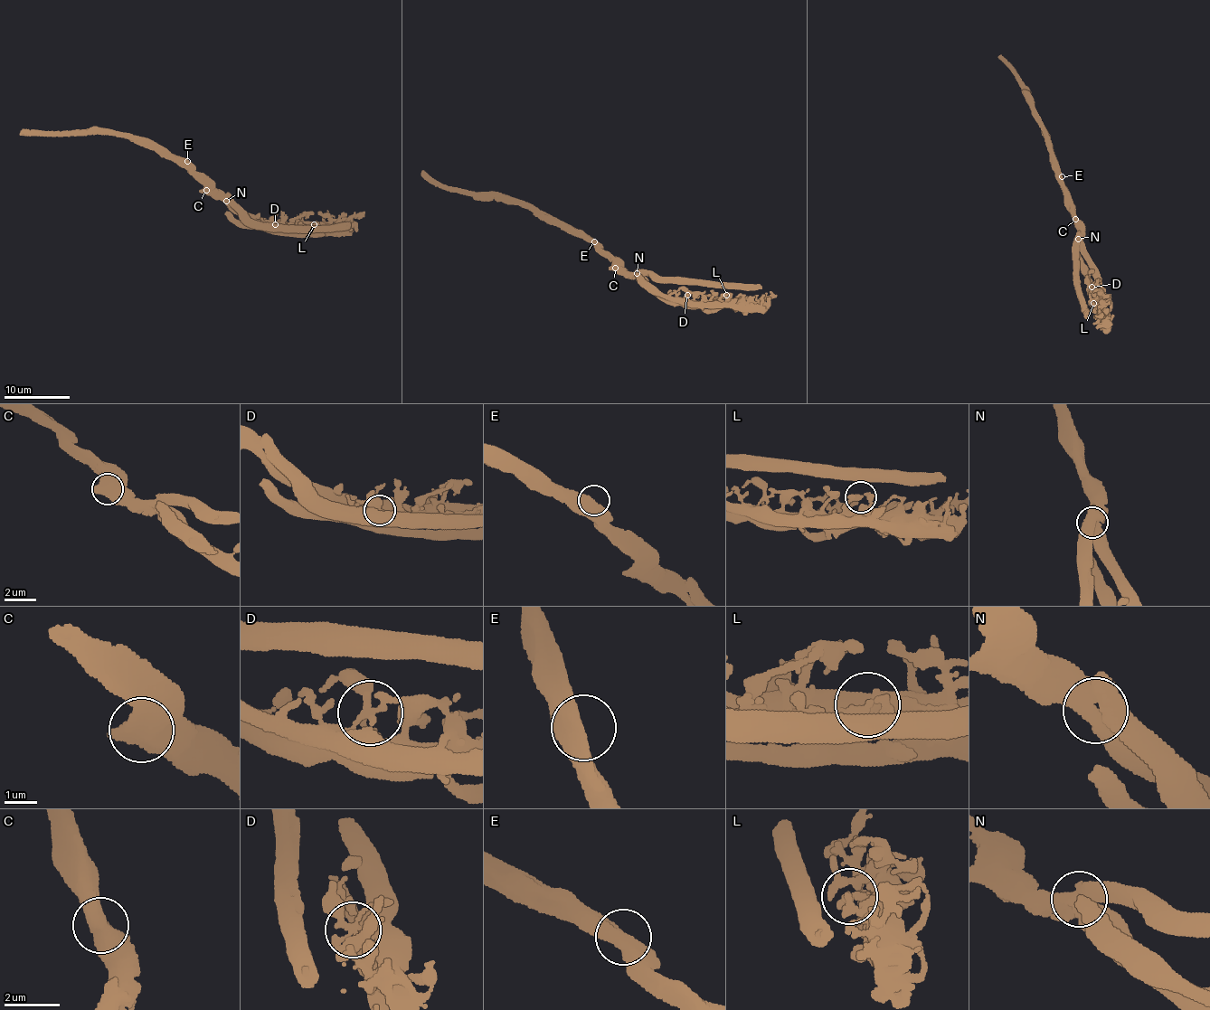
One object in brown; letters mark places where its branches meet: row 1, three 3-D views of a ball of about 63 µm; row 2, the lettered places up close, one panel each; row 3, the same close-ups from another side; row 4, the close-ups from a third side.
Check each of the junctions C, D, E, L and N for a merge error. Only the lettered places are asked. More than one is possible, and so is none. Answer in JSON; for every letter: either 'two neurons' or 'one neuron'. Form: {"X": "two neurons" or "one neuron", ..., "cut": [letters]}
{"C": "one neuron", "D": "two neurons", "E": "one neuron", "L": "two neurons", "N": "two neurons", "cut": ["D", "L", "N"]}

